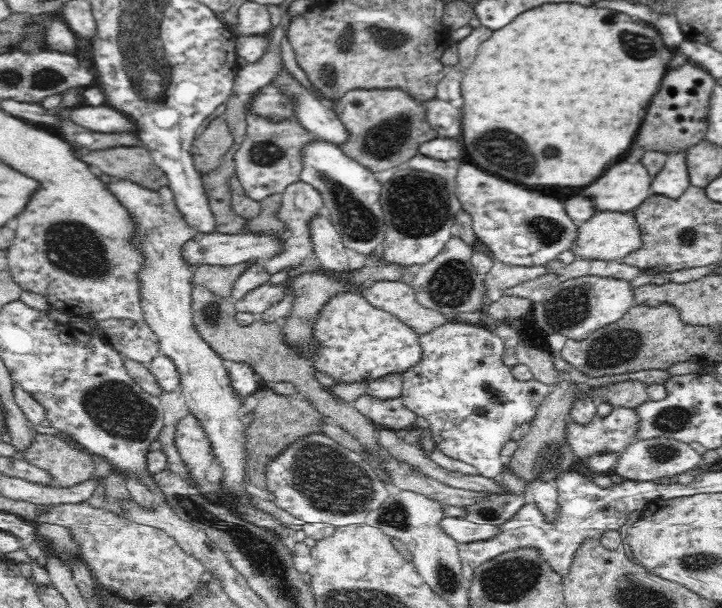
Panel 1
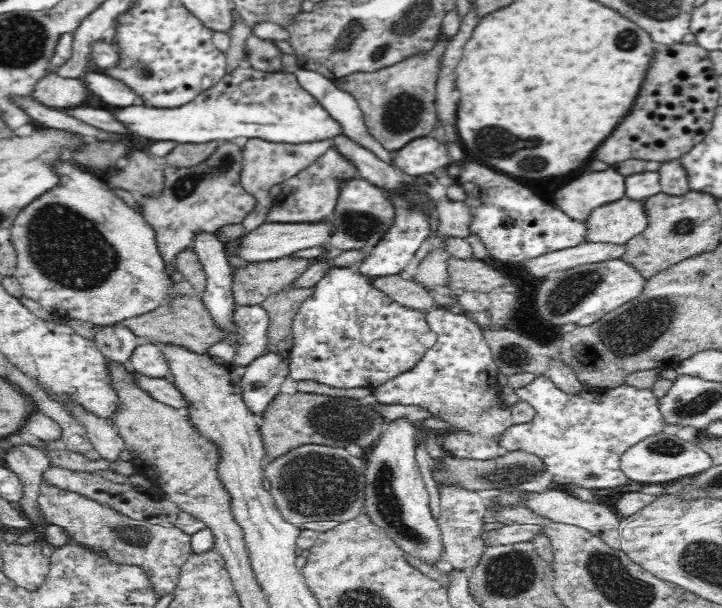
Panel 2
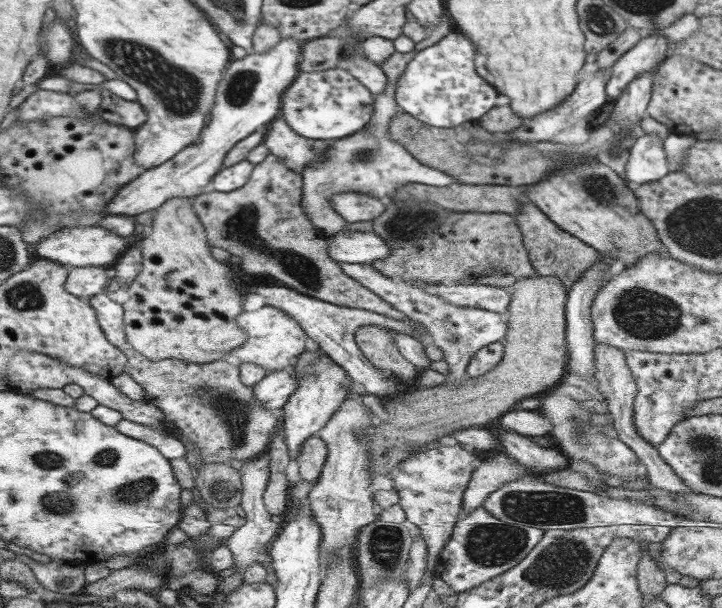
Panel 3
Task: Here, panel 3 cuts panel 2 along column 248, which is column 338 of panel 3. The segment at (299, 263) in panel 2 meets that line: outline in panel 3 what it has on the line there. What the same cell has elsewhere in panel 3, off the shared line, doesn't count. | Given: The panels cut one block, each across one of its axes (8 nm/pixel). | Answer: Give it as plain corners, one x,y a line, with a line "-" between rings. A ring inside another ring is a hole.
269,154
262,162
253,165
250,178
243,186
229,192
199,194
193,198
191,206
210,238
209,246
238,256
245,272
268,275
289,289
337,306
407,319
379,295
343,273
337,261
325,250
321,229
307,220
309,215
303,208
302,174
287,170
277,157

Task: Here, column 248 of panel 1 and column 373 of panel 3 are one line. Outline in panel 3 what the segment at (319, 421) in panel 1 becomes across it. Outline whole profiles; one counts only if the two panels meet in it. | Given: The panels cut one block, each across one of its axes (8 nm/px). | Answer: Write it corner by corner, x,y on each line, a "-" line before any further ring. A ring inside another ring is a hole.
538,276
516,279
511,287
511,296
506,310
508,311
508,323
502,341
504,351
499,363
490,372
486,372
477,378
466,378
462,384
452,384
445,380
442,384
403,393
380,403
383,406
387,420
377,426
371,426
366,430
364,446
369,447
372,458
372,475
382,475
383,470
391,474
395,466
408,456
411,449
424,449
431,442
439,438
449,436
452,430
465,429
471,426
489,427
491,420
502,416
505,410
509,410
515,402
527,398
537,392
543,392
546,388
553,388
564,374
567,368
567,352
565,342
565,303
567,288
553,276

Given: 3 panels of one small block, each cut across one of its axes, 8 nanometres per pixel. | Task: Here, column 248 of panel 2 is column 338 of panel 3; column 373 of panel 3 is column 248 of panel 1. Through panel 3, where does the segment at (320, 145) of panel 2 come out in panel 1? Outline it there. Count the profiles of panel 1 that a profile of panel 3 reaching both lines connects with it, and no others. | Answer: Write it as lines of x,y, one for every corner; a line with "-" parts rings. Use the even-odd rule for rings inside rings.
250,104
246,106
246,136
240,148
234,154
236,176
243,191
250,199
262,201
271,194
284,192
290,184
300,181
302,172
302,148
312,142
316,136
309,132
295,119
274,119
250,112

